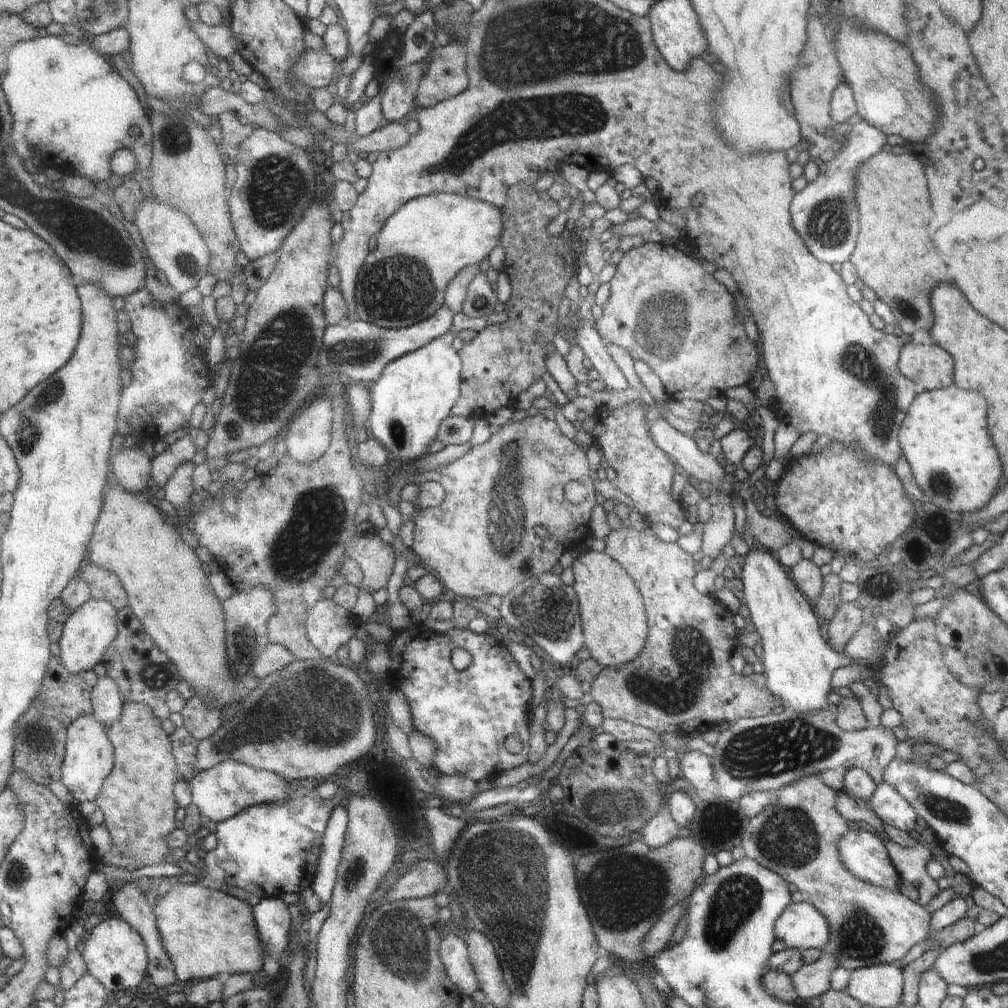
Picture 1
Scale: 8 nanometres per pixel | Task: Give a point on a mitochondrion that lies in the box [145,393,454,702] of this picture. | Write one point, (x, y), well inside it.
(319, 517)

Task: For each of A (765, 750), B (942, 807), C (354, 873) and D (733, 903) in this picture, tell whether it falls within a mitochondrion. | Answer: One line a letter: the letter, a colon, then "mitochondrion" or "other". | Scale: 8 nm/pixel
A: mitochondrion
B: mitochondrion
C: mitochondrion
D: mitochondrion

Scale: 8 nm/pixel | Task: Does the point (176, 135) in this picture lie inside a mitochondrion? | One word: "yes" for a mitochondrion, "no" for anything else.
yes

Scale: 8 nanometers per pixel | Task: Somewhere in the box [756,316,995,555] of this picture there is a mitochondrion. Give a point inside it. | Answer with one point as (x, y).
(857, 360)

